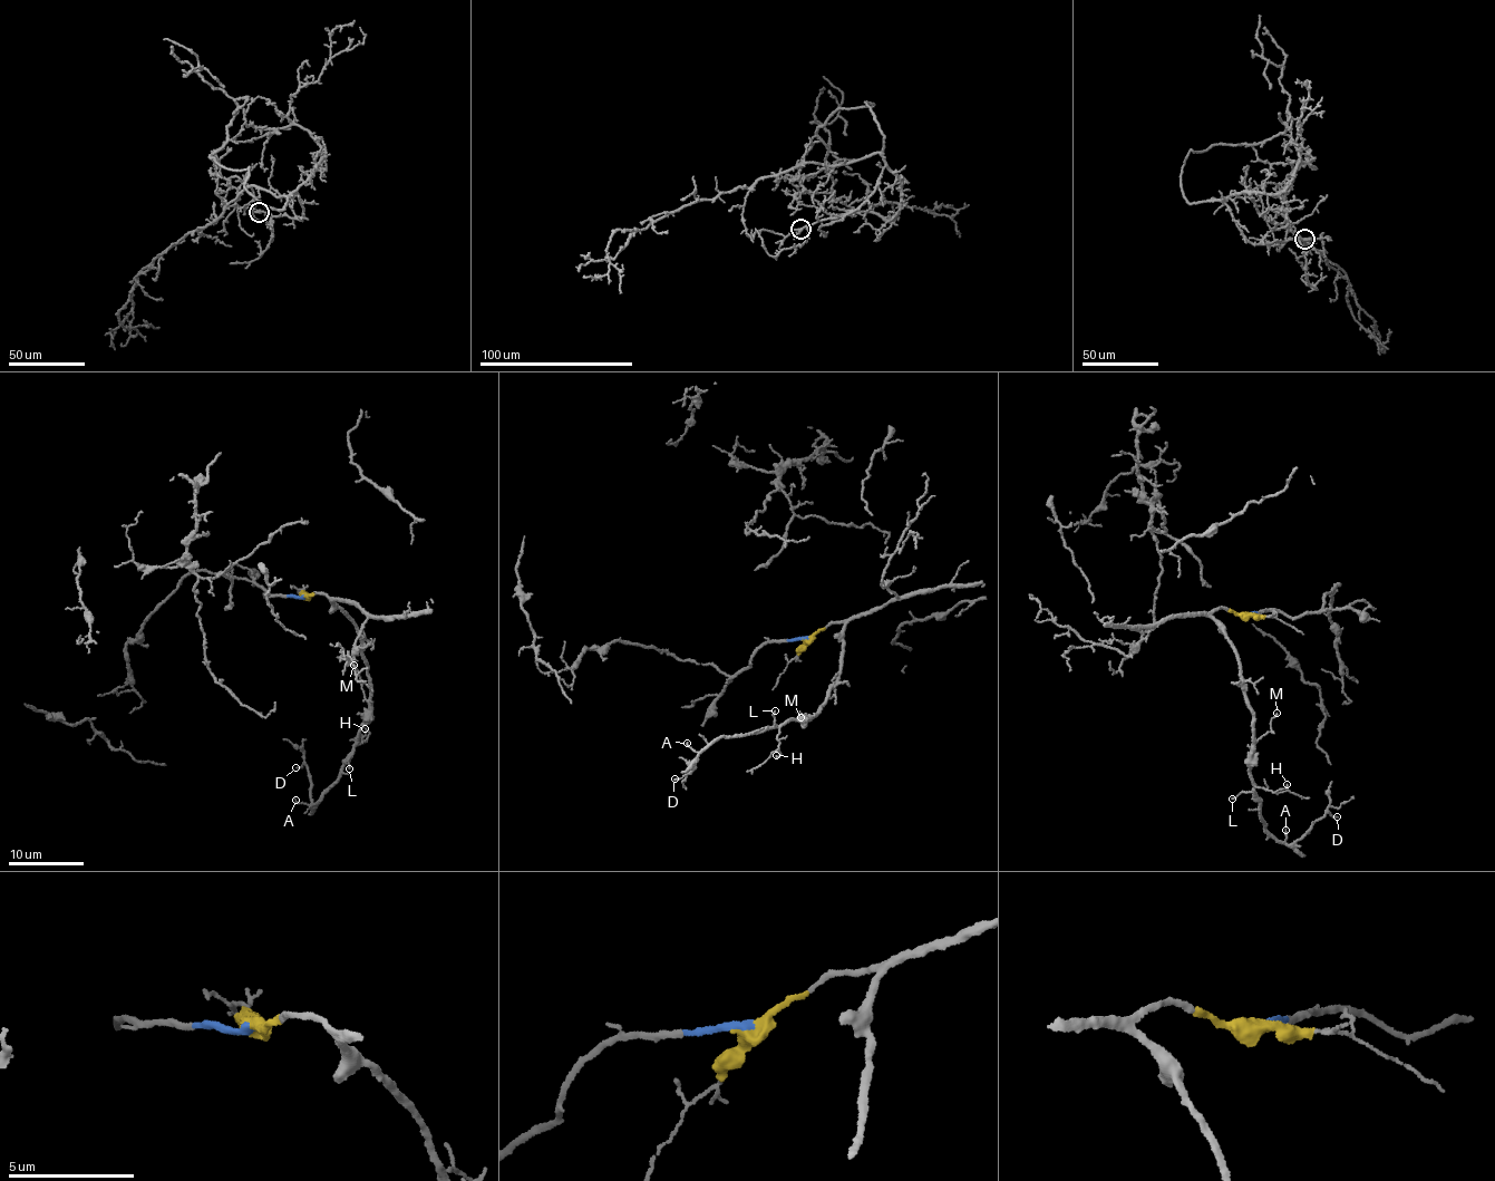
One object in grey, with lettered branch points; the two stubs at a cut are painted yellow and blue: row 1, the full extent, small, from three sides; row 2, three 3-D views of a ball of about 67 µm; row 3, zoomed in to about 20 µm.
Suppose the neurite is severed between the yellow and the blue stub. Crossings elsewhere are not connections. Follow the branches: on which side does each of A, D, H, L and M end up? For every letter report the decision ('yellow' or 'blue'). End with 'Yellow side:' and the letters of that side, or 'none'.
A: yellow
D: yellow
H: yellow
L: yellow
M: yellow
Yellow side: A, D, H, L, M

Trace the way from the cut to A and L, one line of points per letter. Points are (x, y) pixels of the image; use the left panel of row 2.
A: (303, 597), (318, 592), (330, 599), (359, 633), (368, 669), (369, 714), (339, 781), (313, 806), (295, 799)
L: (303, 597), (318, 592), (328, 598), (359, 633), (370, 706), (349, 768)

